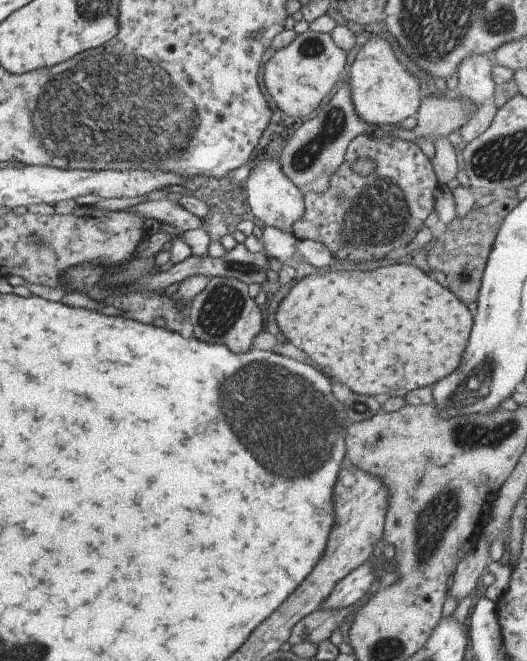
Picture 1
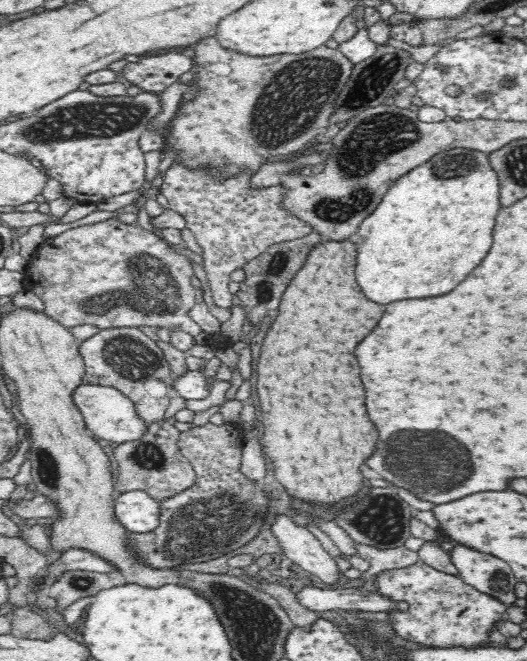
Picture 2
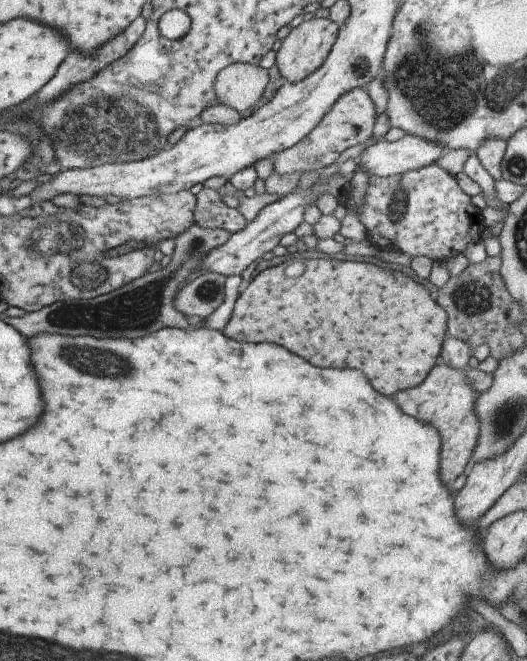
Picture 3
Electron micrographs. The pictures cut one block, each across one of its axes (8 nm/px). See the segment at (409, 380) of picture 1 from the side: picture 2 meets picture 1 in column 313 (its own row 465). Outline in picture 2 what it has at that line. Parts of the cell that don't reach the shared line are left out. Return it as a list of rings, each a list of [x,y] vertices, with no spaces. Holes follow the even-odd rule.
[[[330,241],[314,246],[302,268],[294,275],[282,296],[278,318],[262,344],[258,366],[258,398],[262,418],[263,453],[272,462],[274,478],[294,502],[320,508],[334,508],[362,490],[364,474],[360,466],[376,452],[378,428],[366,412],[366,392],[360,380],[360,368],[354,358],[356,346],[378,326],[384,314],[380,304],[366,300],[354,278],[355,244]]]

